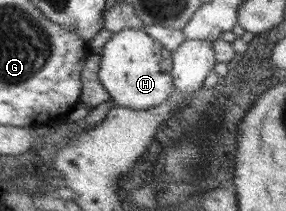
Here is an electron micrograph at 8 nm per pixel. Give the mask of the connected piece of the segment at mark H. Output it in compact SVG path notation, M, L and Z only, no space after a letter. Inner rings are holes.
M125 28L111 35L100 54L98 79L101 86L108 92L109 98L117 106L133 110L147 110L159 106L174 92L174 84L170 75L172 67L171 54L153 38L147 36L142 30Z

